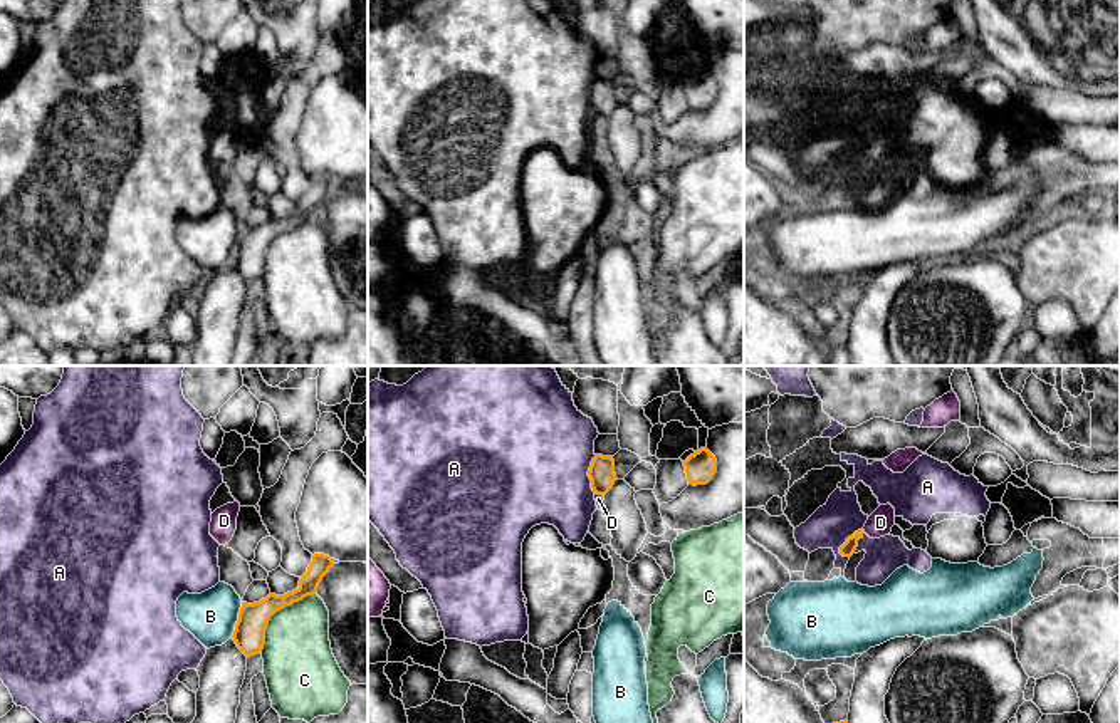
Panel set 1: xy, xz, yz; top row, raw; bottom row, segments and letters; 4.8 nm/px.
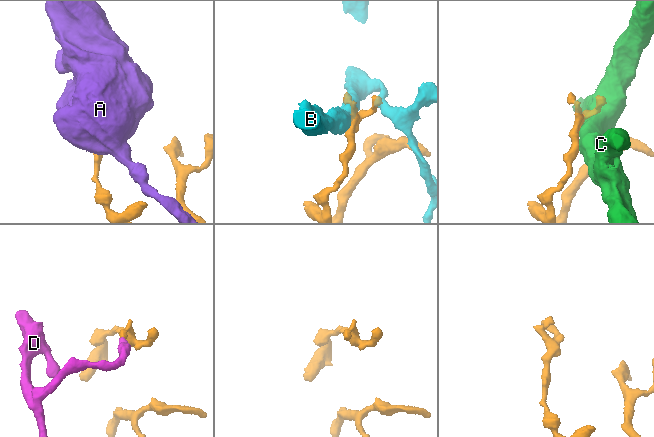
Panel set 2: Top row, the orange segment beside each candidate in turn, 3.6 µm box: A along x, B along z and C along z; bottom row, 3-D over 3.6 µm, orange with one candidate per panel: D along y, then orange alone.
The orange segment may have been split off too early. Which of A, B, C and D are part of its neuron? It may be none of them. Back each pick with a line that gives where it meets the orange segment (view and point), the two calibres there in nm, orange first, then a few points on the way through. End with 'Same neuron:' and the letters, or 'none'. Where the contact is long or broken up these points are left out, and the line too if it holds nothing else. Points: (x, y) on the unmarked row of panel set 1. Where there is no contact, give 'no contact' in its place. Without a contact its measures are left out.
Same neuron: none

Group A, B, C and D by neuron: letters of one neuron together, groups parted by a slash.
A / B / C / D

